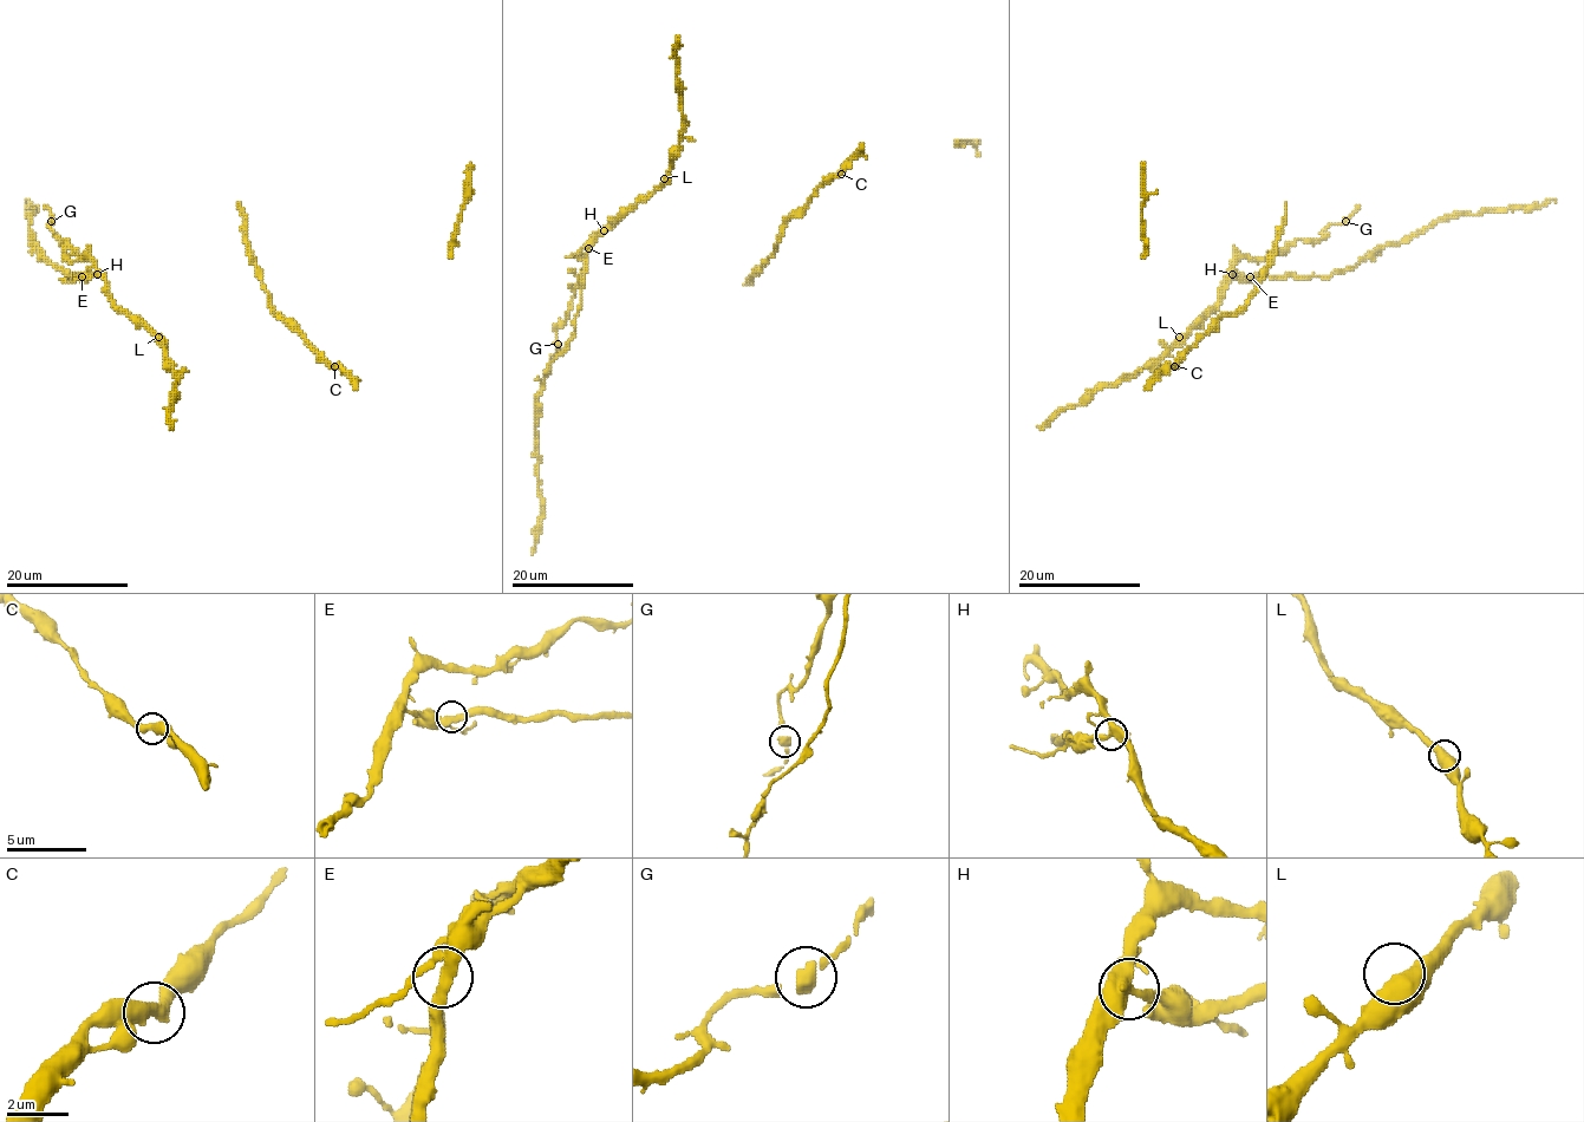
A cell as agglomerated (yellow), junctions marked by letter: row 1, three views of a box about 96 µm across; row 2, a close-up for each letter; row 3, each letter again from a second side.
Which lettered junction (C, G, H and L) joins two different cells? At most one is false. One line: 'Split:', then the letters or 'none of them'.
Split: H

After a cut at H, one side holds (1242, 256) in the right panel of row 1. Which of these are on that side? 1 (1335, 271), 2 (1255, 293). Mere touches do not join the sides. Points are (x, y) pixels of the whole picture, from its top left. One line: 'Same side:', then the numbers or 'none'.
Same side: 2

